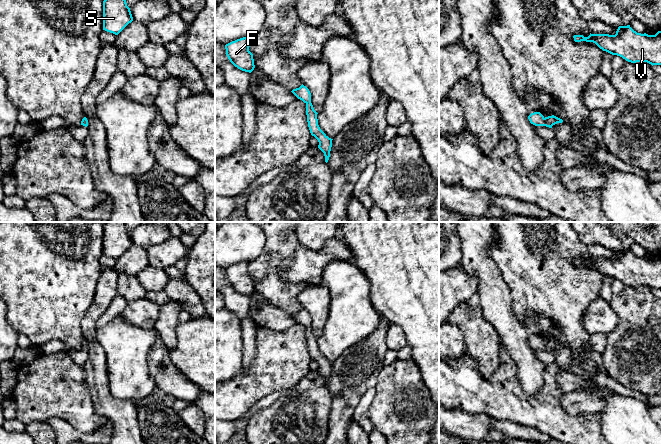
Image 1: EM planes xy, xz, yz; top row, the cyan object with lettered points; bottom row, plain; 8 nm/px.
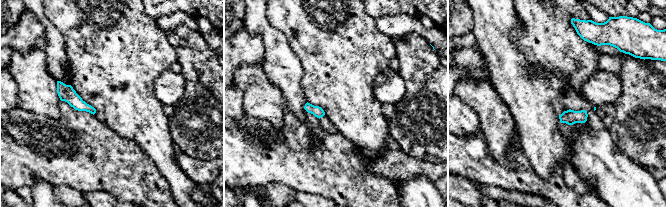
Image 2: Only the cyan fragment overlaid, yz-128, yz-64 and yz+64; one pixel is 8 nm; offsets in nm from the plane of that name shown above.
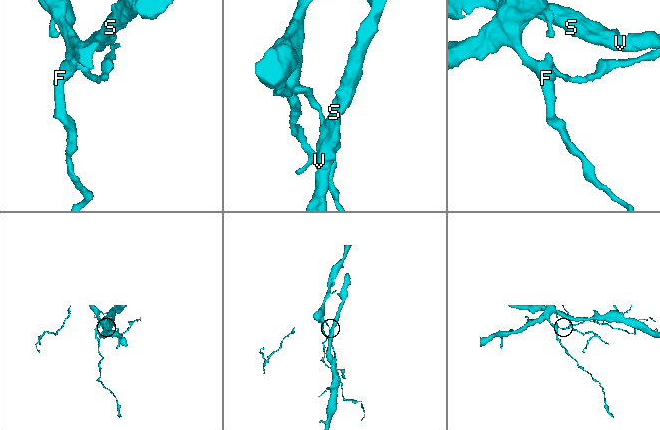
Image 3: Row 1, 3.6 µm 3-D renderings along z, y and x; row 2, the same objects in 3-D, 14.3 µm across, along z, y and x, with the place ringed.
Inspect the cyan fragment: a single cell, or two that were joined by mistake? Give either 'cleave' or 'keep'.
cleave

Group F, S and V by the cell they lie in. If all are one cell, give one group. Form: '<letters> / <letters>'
F / S V

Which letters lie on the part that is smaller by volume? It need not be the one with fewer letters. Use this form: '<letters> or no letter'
F

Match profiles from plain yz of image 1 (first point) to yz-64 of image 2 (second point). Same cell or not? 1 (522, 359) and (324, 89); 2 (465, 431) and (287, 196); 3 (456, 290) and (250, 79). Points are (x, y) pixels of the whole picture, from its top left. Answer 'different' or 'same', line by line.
1: different
2: same
3: different

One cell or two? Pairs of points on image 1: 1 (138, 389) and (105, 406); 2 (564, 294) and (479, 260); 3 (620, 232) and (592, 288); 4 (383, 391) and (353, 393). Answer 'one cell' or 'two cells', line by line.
1: two cells
2: two cells
3: two cells
4: two cells

